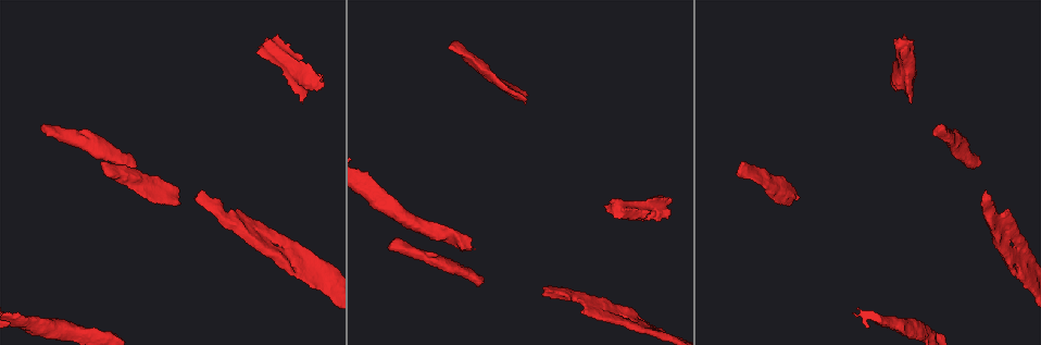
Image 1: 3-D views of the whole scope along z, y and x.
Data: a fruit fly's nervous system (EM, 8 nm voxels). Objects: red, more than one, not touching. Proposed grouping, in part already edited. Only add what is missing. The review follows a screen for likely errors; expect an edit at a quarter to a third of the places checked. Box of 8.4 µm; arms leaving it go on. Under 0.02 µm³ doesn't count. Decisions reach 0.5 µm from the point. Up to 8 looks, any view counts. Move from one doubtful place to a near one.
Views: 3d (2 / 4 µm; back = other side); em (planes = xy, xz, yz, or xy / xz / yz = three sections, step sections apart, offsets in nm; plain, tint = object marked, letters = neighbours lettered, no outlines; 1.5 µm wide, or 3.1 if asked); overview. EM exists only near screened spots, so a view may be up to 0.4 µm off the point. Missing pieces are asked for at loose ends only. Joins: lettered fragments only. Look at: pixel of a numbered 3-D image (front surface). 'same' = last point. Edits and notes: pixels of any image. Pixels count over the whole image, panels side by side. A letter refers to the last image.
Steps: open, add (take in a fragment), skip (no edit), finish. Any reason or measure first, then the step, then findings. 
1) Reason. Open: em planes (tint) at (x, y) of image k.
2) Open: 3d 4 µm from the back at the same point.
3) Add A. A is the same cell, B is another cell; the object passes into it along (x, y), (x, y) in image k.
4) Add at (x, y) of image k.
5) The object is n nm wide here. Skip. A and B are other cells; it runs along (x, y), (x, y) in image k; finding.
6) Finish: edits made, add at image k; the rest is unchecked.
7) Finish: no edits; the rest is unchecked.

Branch stops here. Open: 3d 4 µm at (551, 292) of image 1.

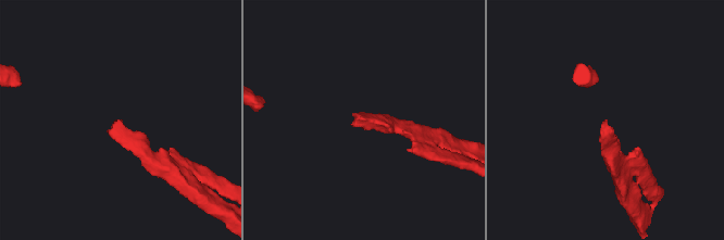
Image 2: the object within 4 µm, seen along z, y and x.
Now the EM. Open: em xy step 8 (tint) at (605, 120) of image 2.

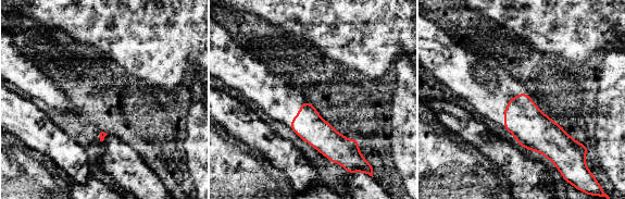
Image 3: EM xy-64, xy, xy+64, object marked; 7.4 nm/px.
Open: em xy step 8 (letters) at the same point.

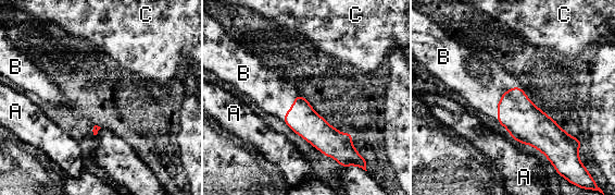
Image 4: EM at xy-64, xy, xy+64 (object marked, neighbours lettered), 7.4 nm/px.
The object is 140 nm wide here. Add at (484, 99) of image 4. B is the same cell, A and C are other cells; the object passes into it along (526, 123), (498, 105), (484, 99) in image 4; it goes on there.

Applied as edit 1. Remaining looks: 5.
An open end. Open: em planes (letters) at (892, 83) of image 1.

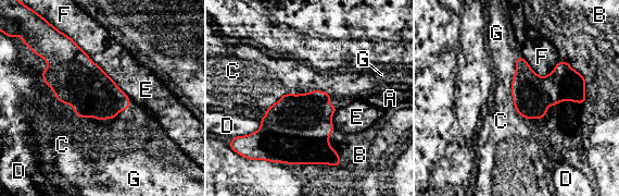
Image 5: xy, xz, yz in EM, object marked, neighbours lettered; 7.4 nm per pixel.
Skip. A, B, C, D, E, F and G are other cells; a border runs along (515, 59), (512, 99), (519, 112) in image 5; none of them fits.

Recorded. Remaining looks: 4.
Finish: edits made, add at image 4; the rest is unchecked.

